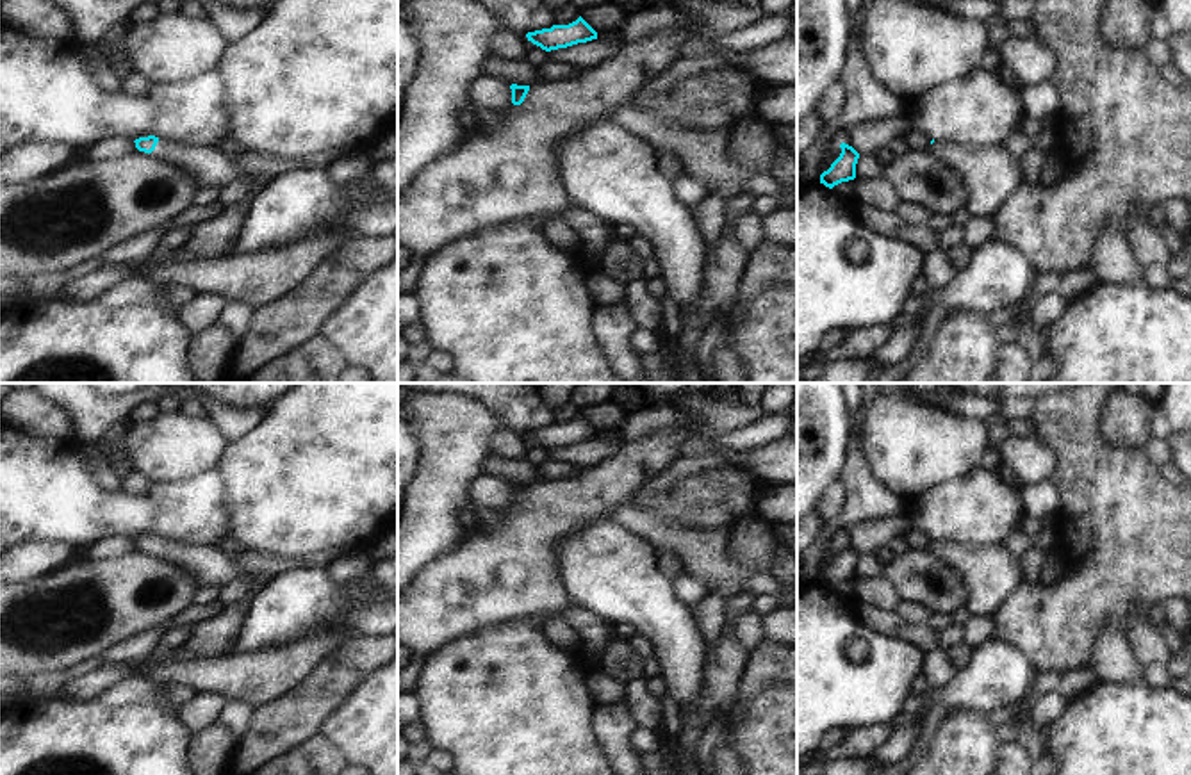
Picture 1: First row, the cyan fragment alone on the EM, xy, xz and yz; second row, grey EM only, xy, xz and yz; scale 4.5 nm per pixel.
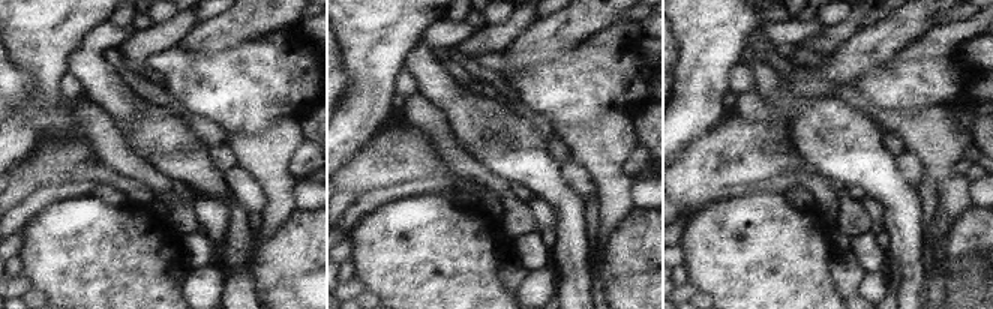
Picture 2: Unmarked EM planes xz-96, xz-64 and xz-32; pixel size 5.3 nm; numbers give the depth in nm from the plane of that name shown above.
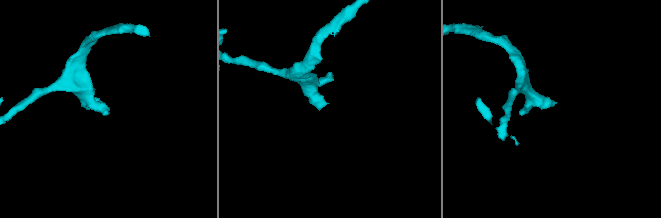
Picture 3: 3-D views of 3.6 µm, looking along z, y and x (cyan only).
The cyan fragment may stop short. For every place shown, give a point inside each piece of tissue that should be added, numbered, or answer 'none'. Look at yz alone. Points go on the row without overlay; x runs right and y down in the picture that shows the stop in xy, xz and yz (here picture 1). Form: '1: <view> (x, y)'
none

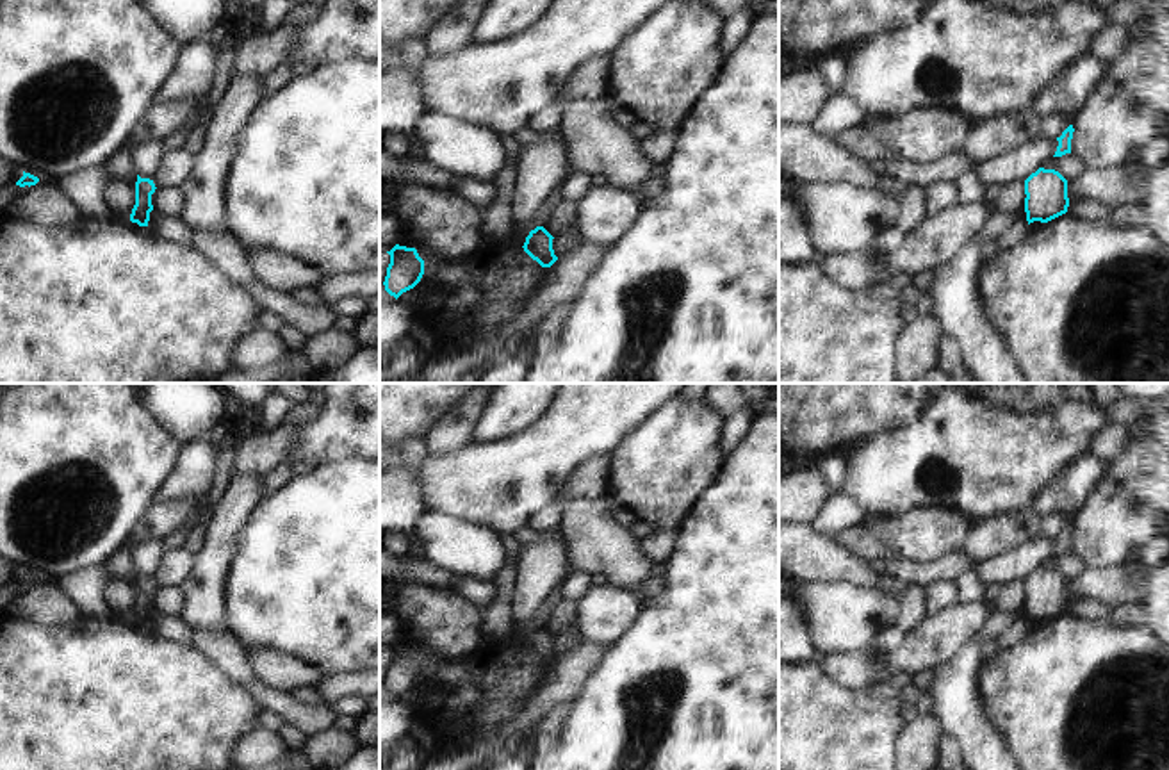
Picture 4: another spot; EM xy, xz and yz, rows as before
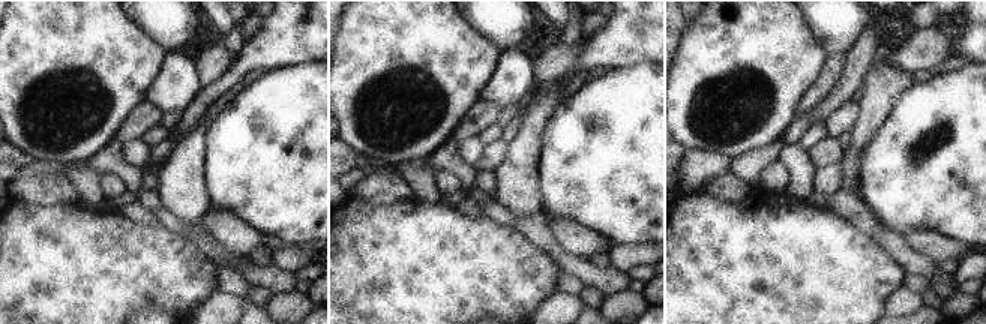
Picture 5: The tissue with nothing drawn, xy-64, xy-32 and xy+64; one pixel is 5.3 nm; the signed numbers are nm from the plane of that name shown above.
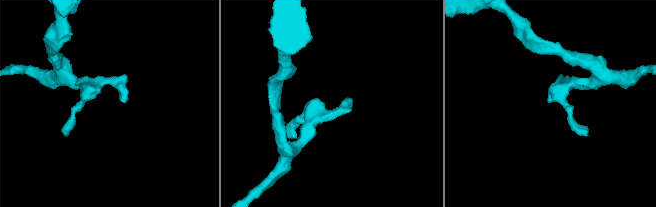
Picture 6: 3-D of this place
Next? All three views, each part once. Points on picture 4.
none

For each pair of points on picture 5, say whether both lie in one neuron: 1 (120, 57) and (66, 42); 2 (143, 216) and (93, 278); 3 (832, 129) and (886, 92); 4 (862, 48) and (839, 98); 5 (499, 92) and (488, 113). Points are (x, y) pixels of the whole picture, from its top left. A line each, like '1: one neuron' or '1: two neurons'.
1: one neuron
2: two neurons
3: two neurons
4: one neuron
5: two neurons

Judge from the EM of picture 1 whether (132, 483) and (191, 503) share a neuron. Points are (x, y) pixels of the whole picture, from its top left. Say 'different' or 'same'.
different

